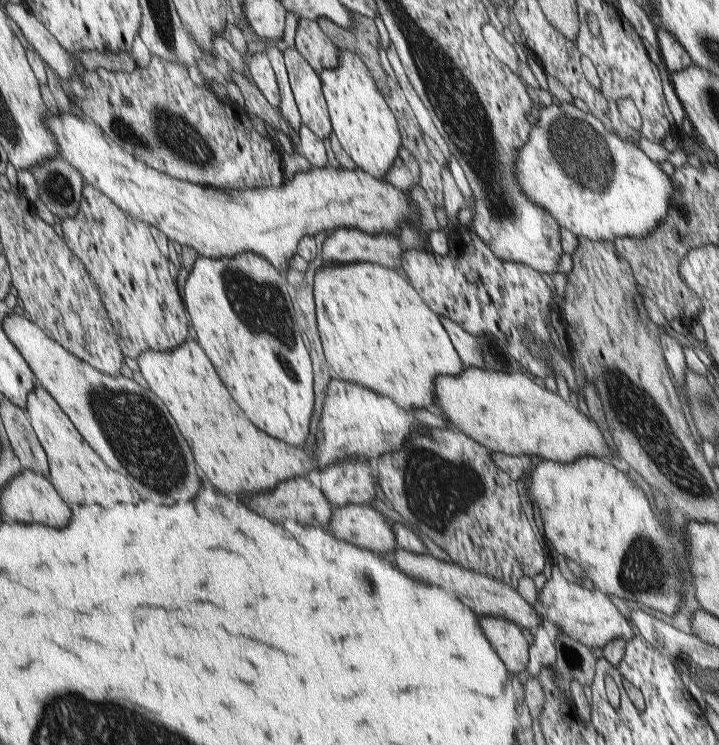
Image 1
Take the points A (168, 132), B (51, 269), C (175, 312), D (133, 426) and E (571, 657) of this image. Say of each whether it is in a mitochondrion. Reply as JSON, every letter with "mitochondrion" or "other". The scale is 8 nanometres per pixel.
{"A":"mitochondrion","B":"other","C":"other","D":"mitochondrion","E":"other"}

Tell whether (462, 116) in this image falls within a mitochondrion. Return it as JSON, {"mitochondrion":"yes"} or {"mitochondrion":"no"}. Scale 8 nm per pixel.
{"mitochondrion":"yes"}

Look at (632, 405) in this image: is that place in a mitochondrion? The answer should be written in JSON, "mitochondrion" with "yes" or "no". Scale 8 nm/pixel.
{"mitochondrion":"yes"}

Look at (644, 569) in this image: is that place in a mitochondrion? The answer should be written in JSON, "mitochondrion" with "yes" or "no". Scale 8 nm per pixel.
{"mitochondrion":"yes"}

